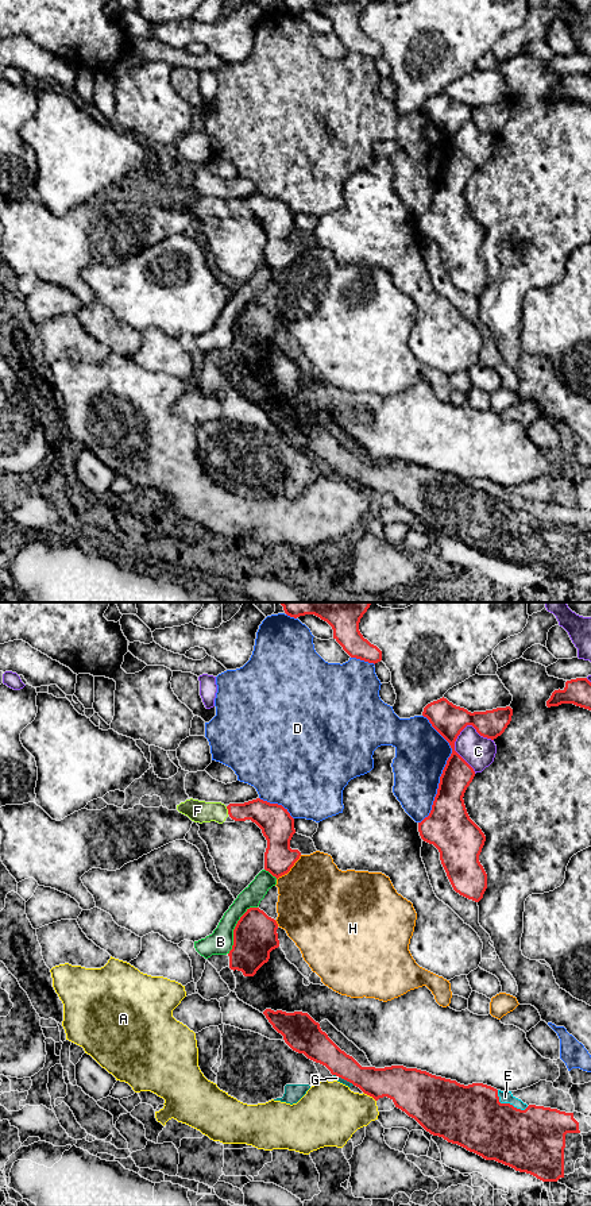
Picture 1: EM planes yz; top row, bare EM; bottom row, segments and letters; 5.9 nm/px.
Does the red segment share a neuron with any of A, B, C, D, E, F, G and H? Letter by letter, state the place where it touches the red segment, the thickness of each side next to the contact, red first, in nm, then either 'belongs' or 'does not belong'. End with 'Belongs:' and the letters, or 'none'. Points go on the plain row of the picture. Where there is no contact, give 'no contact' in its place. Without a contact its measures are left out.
A: yz (370, 490) | 260/360 nm | does not belong
B: yz (235, 323) | 260/150 nm | does not belong
C: yz (454, 143) | 190/190 nm | does not belong
D: yz (443, 165) | 200/320 nm | does not belong
E: yz (509, 499) | 380/80 nm | belongs
F: yz (228, 205) | 170/130 nm | belongs
G: yz (344, 474) | 180/30 nm | belongs
H: yz (290, 262) | 190/460 nm | does not belong
Belongs: E, F, G

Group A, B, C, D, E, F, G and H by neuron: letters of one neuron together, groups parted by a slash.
A / B / C / D / E F G / H

